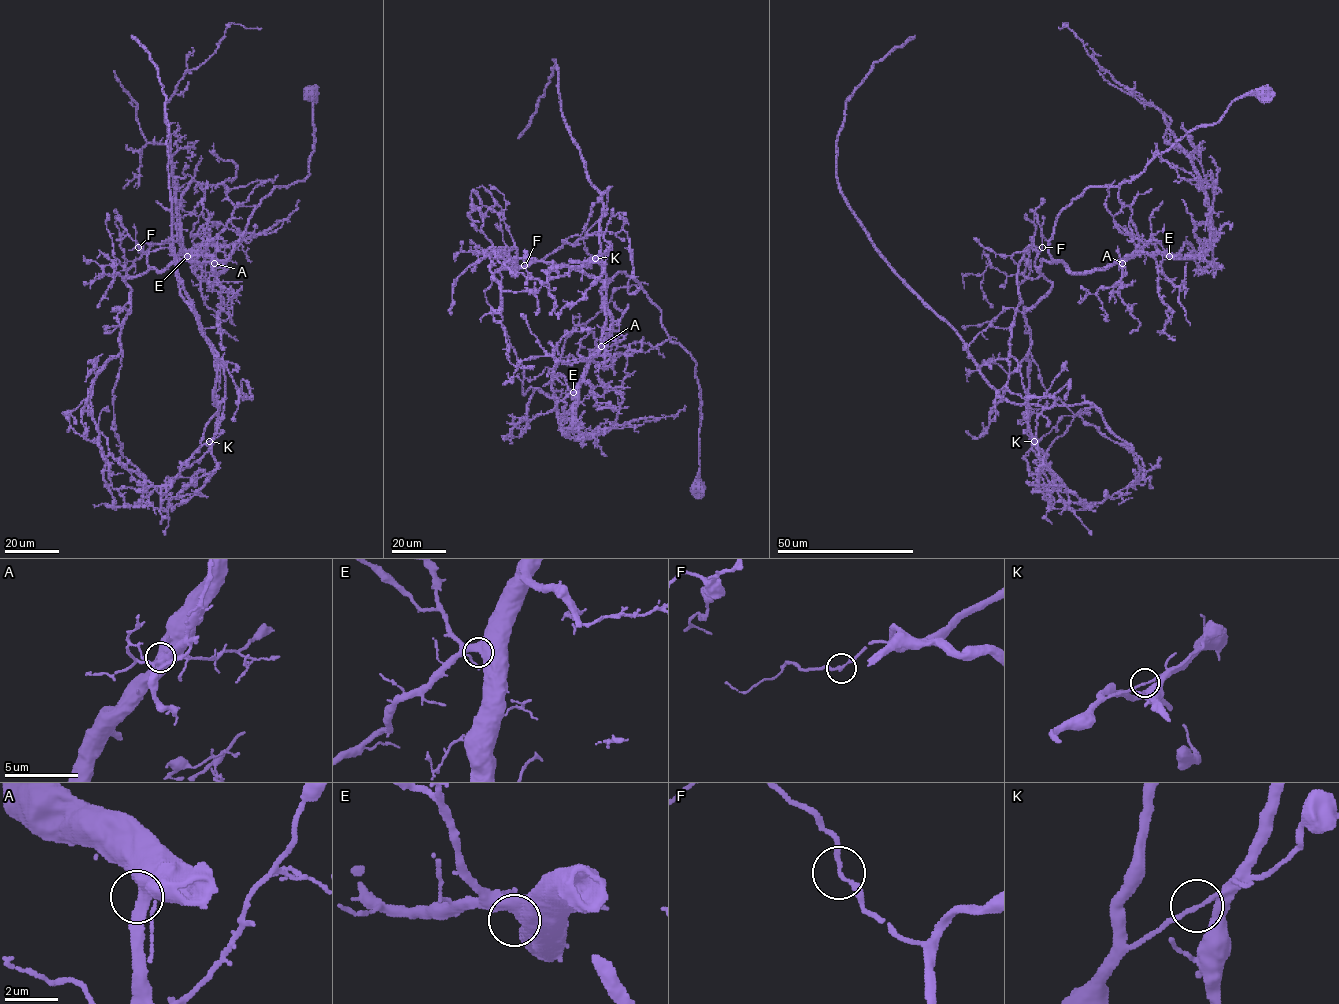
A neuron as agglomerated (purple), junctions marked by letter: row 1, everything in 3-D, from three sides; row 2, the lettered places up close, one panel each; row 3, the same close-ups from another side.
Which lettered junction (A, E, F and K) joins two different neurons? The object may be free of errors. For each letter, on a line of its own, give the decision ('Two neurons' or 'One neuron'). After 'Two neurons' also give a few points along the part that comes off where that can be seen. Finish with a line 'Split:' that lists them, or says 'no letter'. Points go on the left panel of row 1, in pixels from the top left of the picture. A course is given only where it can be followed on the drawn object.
A: One neuron
E: One neuron
F: One neuron
K: Two neurons. Course of the part to remove: (209, 441), (201, 444), (203, 428), (217, 410), (215, 357), (177, 271), (166, 96), (157, 66), (131, 35)
Split: K

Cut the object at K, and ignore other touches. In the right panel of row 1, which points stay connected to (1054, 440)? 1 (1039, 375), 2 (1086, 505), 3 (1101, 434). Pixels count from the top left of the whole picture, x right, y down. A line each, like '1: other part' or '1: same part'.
1: other part
2: other part
3: other part

